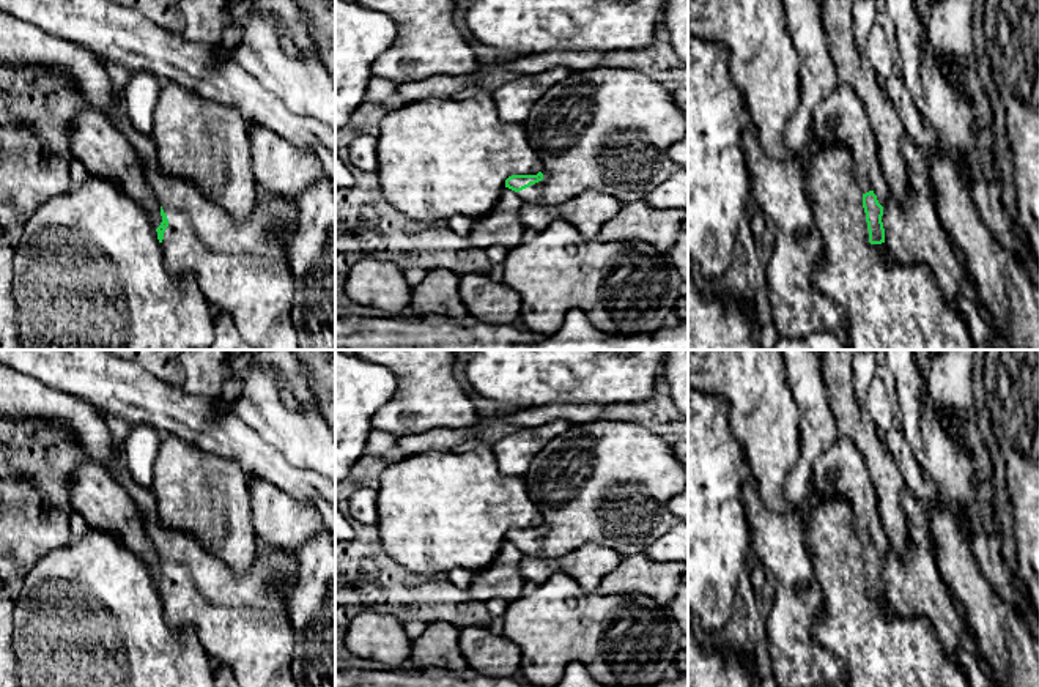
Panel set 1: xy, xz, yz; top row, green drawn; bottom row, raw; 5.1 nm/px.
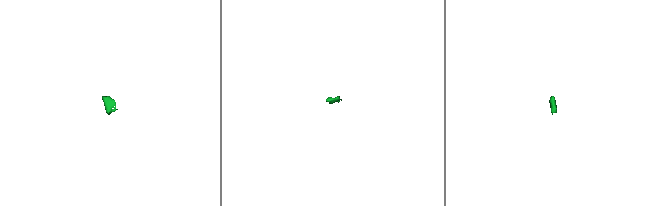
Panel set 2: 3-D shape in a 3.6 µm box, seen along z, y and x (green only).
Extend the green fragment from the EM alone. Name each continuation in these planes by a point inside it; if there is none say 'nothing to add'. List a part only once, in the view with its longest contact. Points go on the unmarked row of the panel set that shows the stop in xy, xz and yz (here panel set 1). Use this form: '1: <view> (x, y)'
1: xy (241, 620)

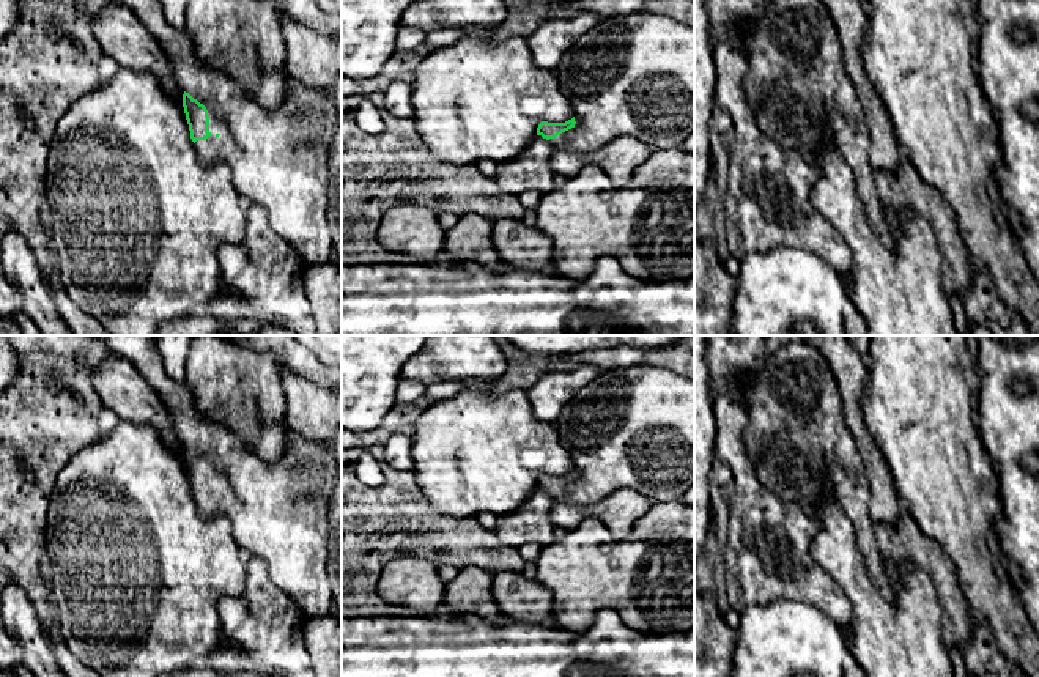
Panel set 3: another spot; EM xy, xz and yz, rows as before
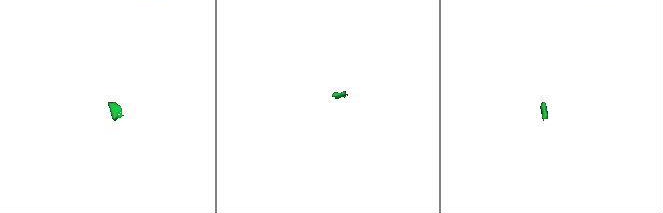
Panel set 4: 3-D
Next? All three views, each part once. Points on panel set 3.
1: xy (279, 512)

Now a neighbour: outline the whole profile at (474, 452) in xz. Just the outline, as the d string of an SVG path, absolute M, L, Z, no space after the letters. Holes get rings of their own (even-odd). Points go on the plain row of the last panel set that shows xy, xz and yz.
M521 389L499 397L461 390L423 409L414 428L412 472L423 499L446 516L513 512L537 488L542 474L565 475L575 469L554 424L535 419L527 392Z

